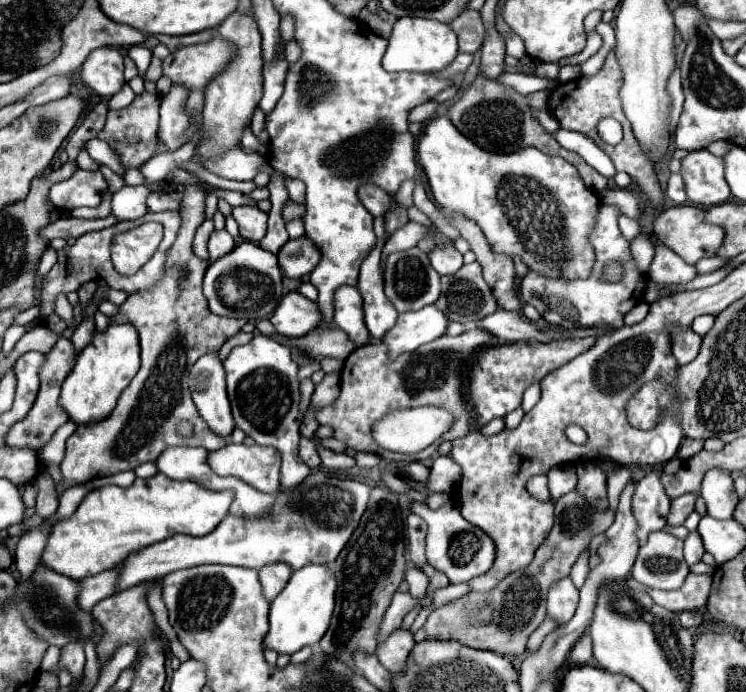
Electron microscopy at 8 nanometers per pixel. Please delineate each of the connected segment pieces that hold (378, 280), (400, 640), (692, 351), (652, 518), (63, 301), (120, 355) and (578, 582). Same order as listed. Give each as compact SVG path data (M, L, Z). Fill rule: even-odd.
M379 239L369 255L361 263L359 273L359 291L363 295L363 309L365 309L365 325L369 333L381 339L397 321L397 311L391 301L383 293L383 275L379 269L379 255L385 245L385 239Z
M395 629L383 643L377 645L377 659L387 671L401 673L405 669L405 659L413 645L415 639L409 629Z
M675 327L675 331L671 331L671 347L679 365L687 365L697 357L701 347L701 337L693 329Z
M659 471L647 473L641 481L635 483L633 493L633 517L637 521L637 541L639 547L647 543L649 533L665 527L665 517L669 513L669 497L659 481Z
M59 297L59 301L55 301L55 313L67 323L67 327L75 327L75 321L73 321L73 307L69 305L67 297Z
M111 323L105 331L95 331L91 343L79 353L61 389L61 407L77 423L93 423L107 417L129 381L139 371L139 333L131 323Z
M583 553L583 555L577 559L577 563L573 565L573 571L571 571L571 575L569 575L577 589L581 589L581 585L583 585L583 581L585 581L587 573L589 573L589 567L587 567L587 553Z

